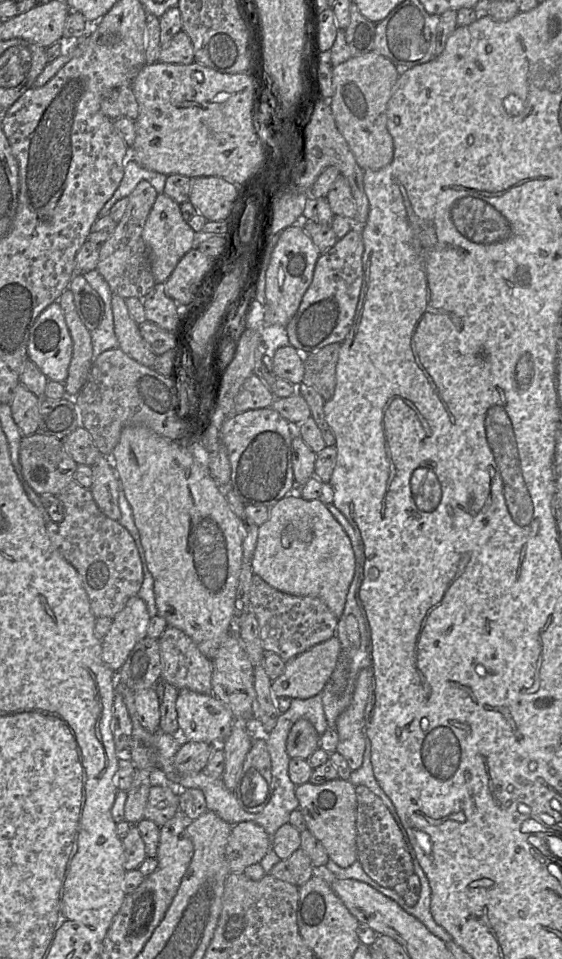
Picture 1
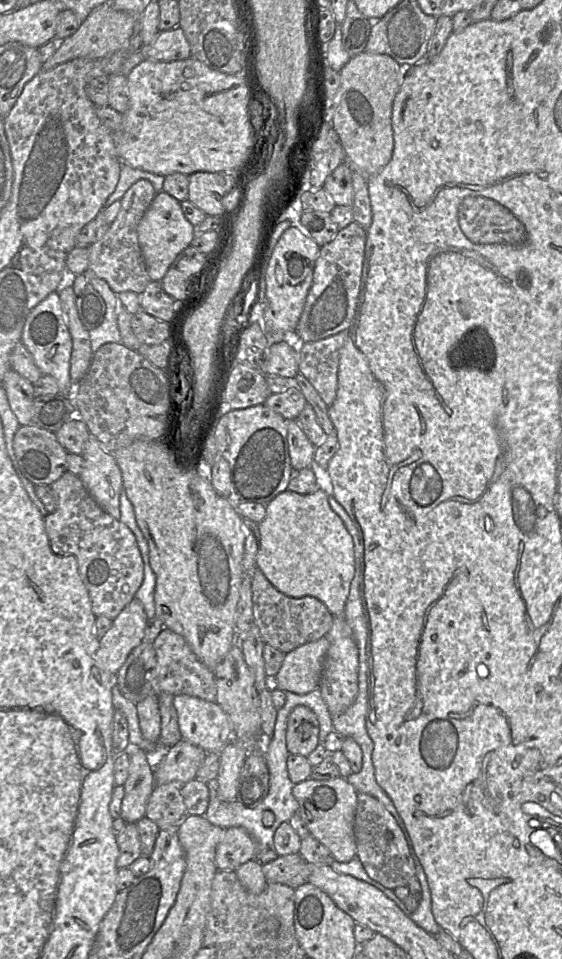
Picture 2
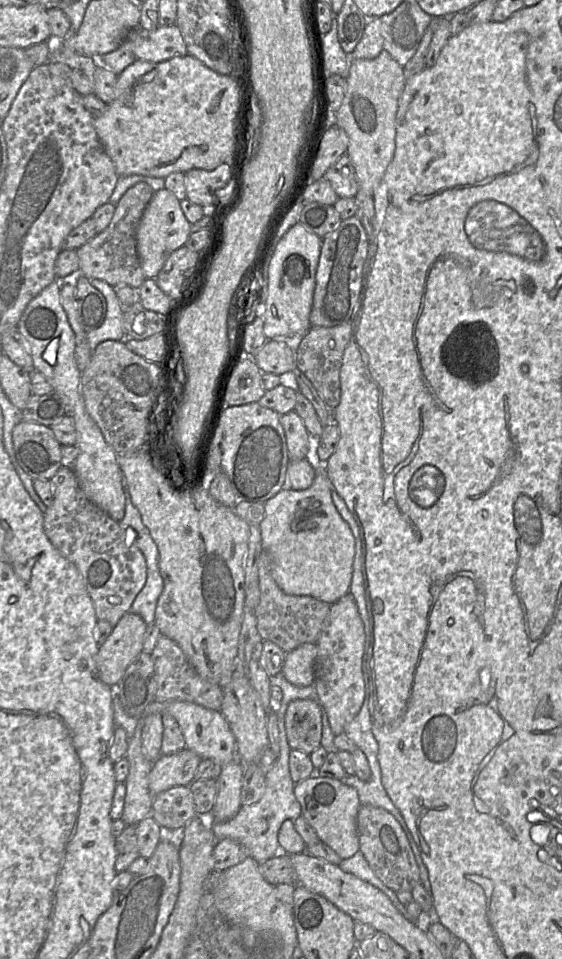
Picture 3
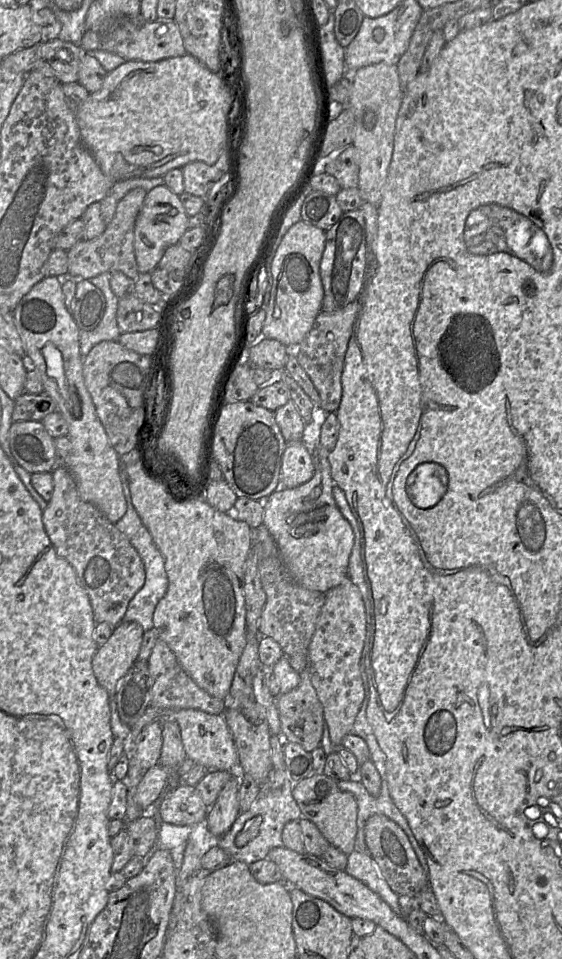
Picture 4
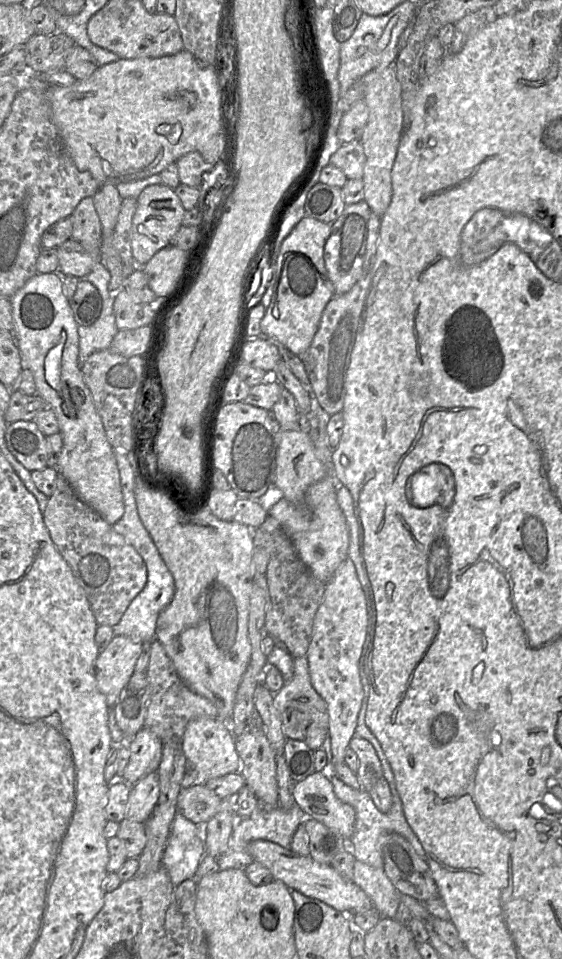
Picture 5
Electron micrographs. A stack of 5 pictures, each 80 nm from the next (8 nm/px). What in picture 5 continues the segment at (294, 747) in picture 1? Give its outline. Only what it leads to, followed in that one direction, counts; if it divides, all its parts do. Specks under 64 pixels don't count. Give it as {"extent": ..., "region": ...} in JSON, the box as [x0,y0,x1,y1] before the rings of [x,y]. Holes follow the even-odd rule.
{"extent":[273,657,329,752],"region":[[[306,657],[293,658],[293,676],[273,695],[273,702],[279,712],[282,732],[286,739],[301,741],[314,752],[322,747],[329,734],[329,715],[326,702],[311,684]]]}

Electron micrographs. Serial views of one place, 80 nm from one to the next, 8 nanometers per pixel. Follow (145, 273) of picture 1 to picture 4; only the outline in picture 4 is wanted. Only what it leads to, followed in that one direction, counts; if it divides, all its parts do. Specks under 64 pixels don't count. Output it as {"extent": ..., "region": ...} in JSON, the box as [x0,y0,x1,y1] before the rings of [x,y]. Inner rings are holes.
{"extent":[67,188,147,284],"region":[[[143,188],[129,191],[117,204],[115,215],[105,231],[91,240],[81,240],[67,251],[68,273],[77,284],[83,279],[91,279],[104,272],[120,271],[128,278],[136,280],[140,274],[134,250],[134,229],[137,216],[142,208],[147,192]]]}

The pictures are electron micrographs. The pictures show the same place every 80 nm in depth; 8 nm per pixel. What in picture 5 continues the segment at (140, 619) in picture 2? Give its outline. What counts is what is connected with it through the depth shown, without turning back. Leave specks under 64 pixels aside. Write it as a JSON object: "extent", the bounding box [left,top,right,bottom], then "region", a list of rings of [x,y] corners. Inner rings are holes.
{"extent":[95,635,142,707],"region":[[[115,635],[95,661],[95,678],[109,707],[115,707],[120,693],[135,672],[142,643],[126,635]]]}

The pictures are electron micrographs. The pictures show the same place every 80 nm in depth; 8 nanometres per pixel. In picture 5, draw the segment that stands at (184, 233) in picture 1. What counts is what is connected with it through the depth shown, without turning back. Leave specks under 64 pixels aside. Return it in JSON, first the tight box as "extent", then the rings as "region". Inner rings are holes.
{"extent":[132,184,185,266],"region":[[[165,184],[146,187],[137,199],[136,212],[132,223],[133,258],[139,266],[144,266],[159,250],[172,243],[172,239],[182,226],[185,209],[174,189]]]}

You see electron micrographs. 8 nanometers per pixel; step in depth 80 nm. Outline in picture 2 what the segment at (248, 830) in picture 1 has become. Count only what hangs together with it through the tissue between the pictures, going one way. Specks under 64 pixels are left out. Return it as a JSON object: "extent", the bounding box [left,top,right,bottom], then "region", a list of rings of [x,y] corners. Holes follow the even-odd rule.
{"extent":[216,827,257,871],"region":[[[241,827],[228,828],[216,848],[216,867],[218,871],[235,871],[242,864],[255,859],[257,846]]]}

